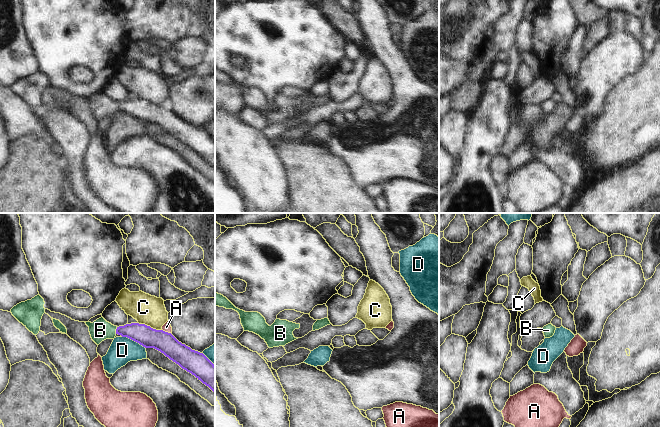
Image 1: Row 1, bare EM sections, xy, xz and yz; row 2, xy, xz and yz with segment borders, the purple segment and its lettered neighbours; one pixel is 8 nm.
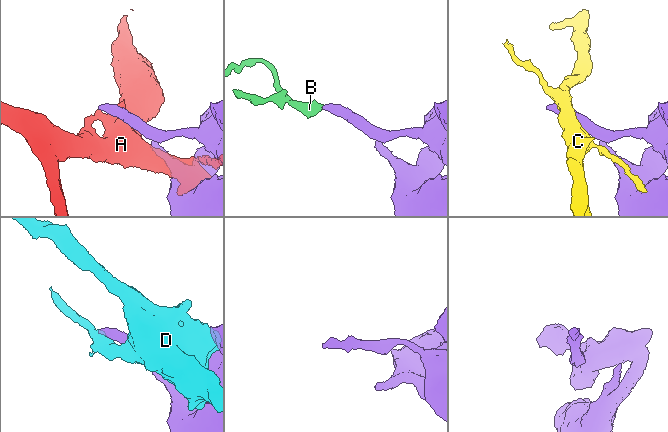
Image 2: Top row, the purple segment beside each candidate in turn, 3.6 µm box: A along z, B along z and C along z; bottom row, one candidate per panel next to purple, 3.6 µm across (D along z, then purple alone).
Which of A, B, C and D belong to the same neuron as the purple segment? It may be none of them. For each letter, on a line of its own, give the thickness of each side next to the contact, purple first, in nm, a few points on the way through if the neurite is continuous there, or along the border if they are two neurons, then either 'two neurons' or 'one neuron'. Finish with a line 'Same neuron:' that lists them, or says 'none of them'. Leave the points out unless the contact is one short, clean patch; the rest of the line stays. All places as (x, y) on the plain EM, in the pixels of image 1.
A: 170/70 nm | two neurons
B: 160/170 nm | across xy (146, 112), (135, 107), (116, 106), (100, 106) | one neuron
C: 170/240 nm | two neurons
D: 170/200 nm | two neurons
Same neuron: B

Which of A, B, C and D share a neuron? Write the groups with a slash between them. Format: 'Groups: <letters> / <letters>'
Groups: A / B / C / D

